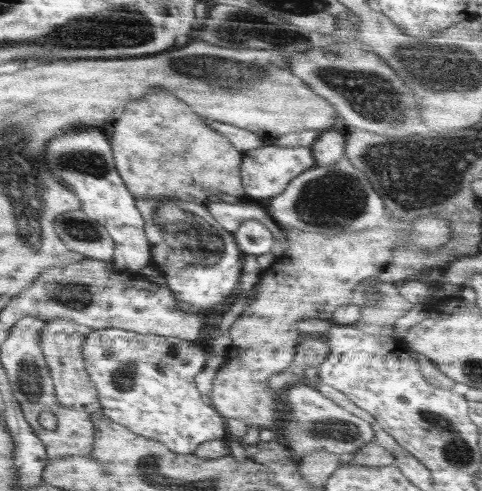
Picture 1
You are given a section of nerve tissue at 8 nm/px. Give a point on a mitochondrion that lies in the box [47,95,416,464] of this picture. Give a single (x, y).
(337, 199)

